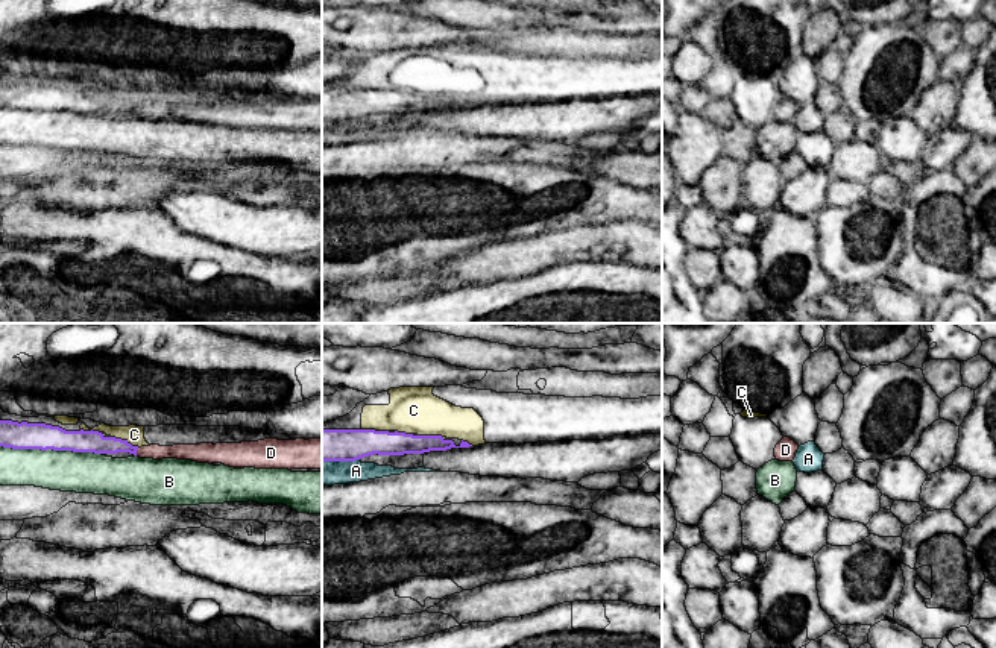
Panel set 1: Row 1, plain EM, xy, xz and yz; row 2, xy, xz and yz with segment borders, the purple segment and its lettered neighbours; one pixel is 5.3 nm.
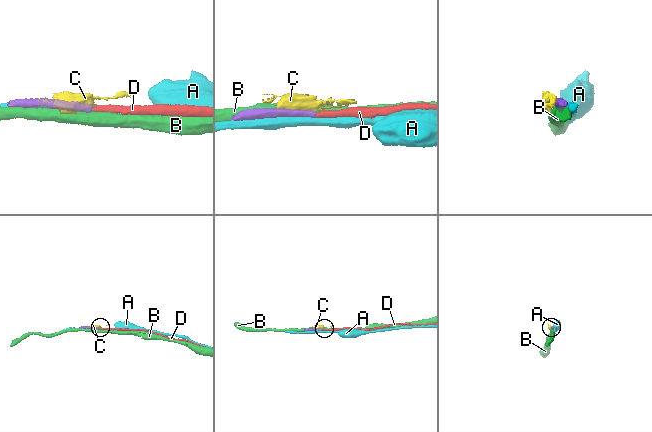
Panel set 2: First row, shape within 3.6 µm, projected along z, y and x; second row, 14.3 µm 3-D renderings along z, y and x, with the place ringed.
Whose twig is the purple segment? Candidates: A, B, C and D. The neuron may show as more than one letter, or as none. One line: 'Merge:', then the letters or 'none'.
Merge: D

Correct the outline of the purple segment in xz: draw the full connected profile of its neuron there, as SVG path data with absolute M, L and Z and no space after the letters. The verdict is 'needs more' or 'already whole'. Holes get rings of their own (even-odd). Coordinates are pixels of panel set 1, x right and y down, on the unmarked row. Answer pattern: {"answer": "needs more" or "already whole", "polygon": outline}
{"answer": "needs more", "polygon": "M370 55L346 76L322 83L322 121L355 121L374 114L404 115L451 108L469 108L468 102L442 96L418 96L398 91L375 91L361 88L364 65L389 65L390 55Z"}

